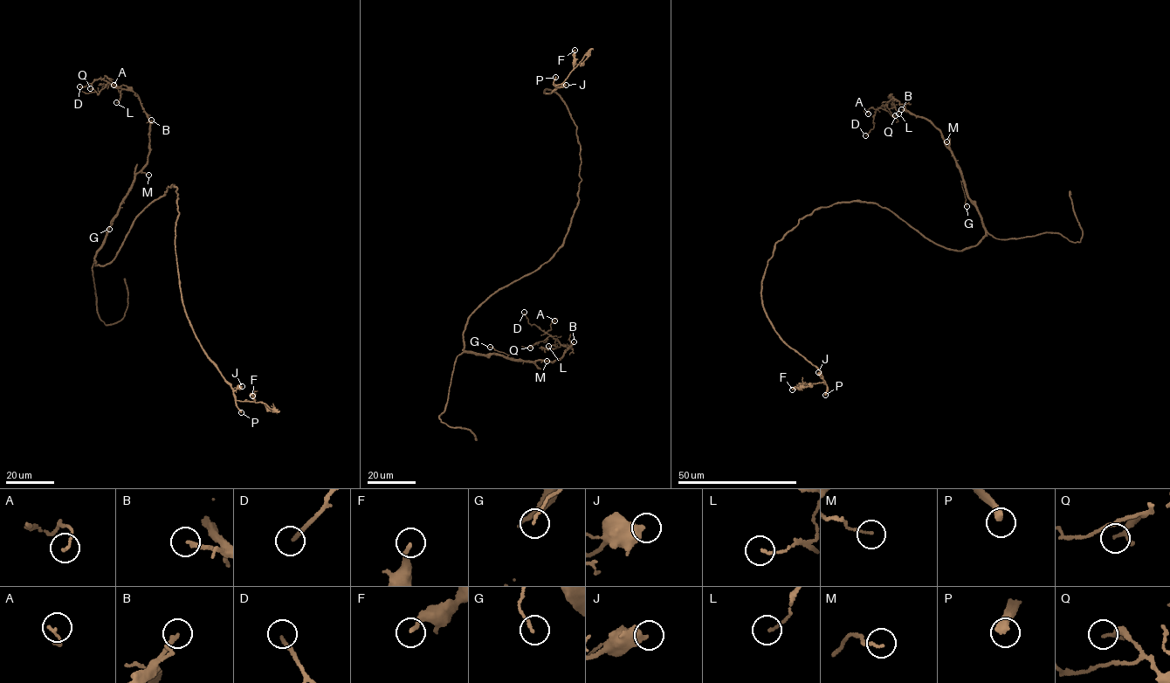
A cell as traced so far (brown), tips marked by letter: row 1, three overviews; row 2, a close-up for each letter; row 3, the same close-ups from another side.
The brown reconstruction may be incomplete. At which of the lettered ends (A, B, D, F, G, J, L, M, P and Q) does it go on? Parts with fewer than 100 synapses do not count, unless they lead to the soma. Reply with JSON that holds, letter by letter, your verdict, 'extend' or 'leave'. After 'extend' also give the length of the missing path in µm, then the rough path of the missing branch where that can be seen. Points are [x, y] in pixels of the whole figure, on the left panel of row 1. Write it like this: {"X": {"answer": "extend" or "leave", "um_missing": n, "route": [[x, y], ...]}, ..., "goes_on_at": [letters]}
{"A": {"answer": "leave"}, "B": {"answer": "leave"}, "D": {"answer": "leave"}, "F": {"answer": "leave"}, "G": {"answer": "leave"}, "J": {"answer": "leave"}, "L": {"answer": "leave"}, "M": {"answer": "leave"}, "P": {"answer": "extend", "um_missing": 50, "route": [[241, 412], [249, 419], [258, 405], [257, 411], [259, 407], [269, 413], [263, 412]]}, "Q": {"answer": "leave"}, "goes_on_at": ["P"]}

